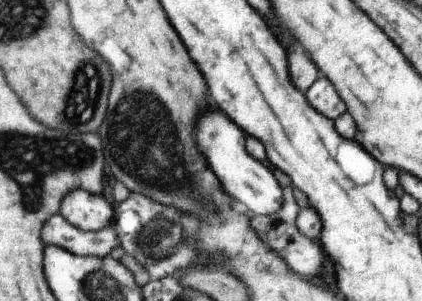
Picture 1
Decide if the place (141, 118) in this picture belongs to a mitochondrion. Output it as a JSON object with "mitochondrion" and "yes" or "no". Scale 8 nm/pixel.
{"mitochondrion":"yes"}

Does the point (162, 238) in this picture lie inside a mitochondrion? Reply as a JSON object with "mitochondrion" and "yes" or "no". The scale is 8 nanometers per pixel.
{"mitochondrion":"yes"}

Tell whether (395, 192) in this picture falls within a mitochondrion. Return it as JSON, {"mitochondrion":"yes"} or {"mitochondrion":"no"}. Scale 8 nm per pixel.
{"mitochondrion":"no"}

